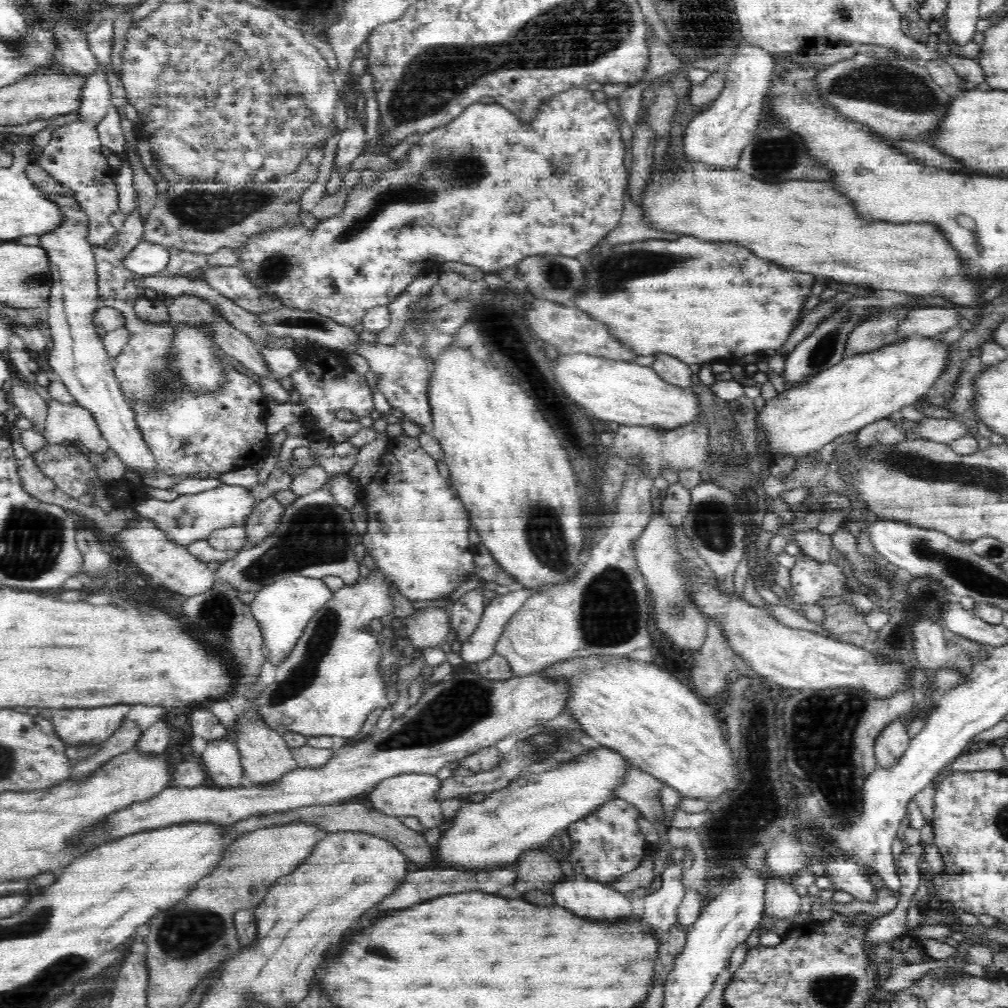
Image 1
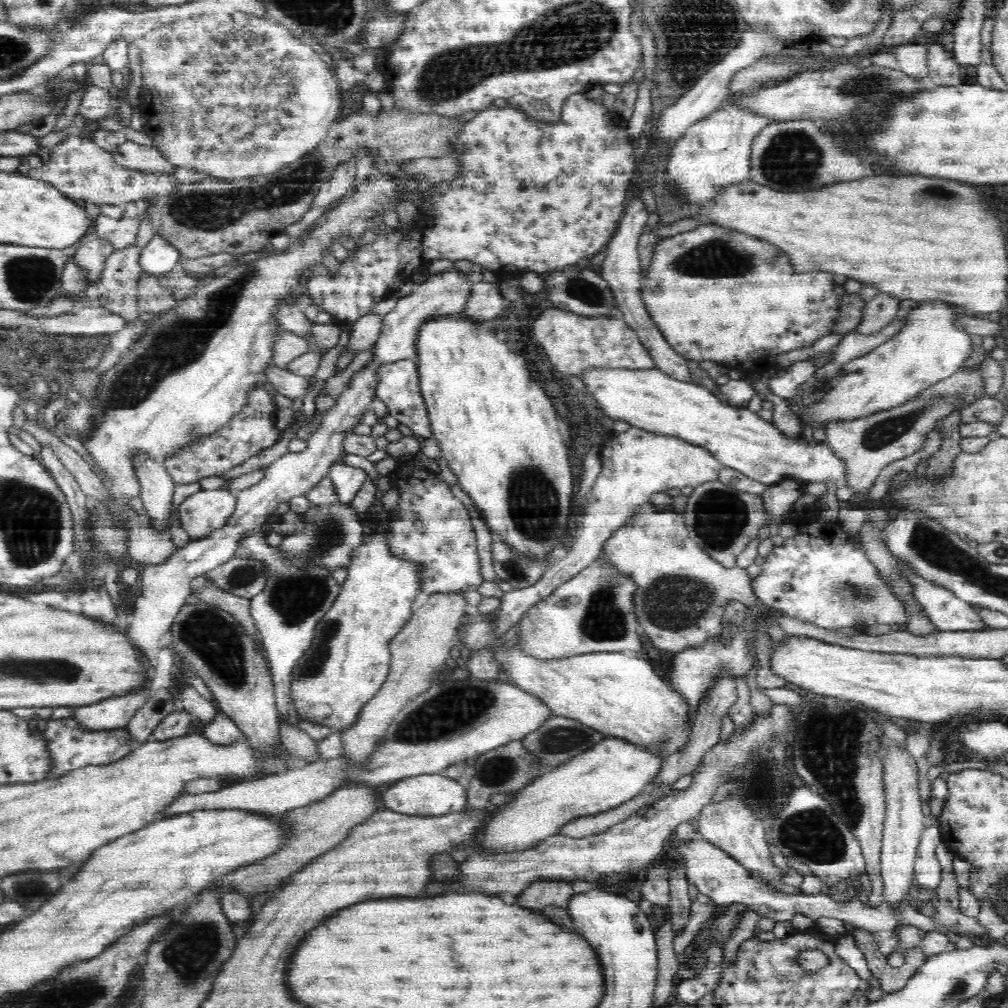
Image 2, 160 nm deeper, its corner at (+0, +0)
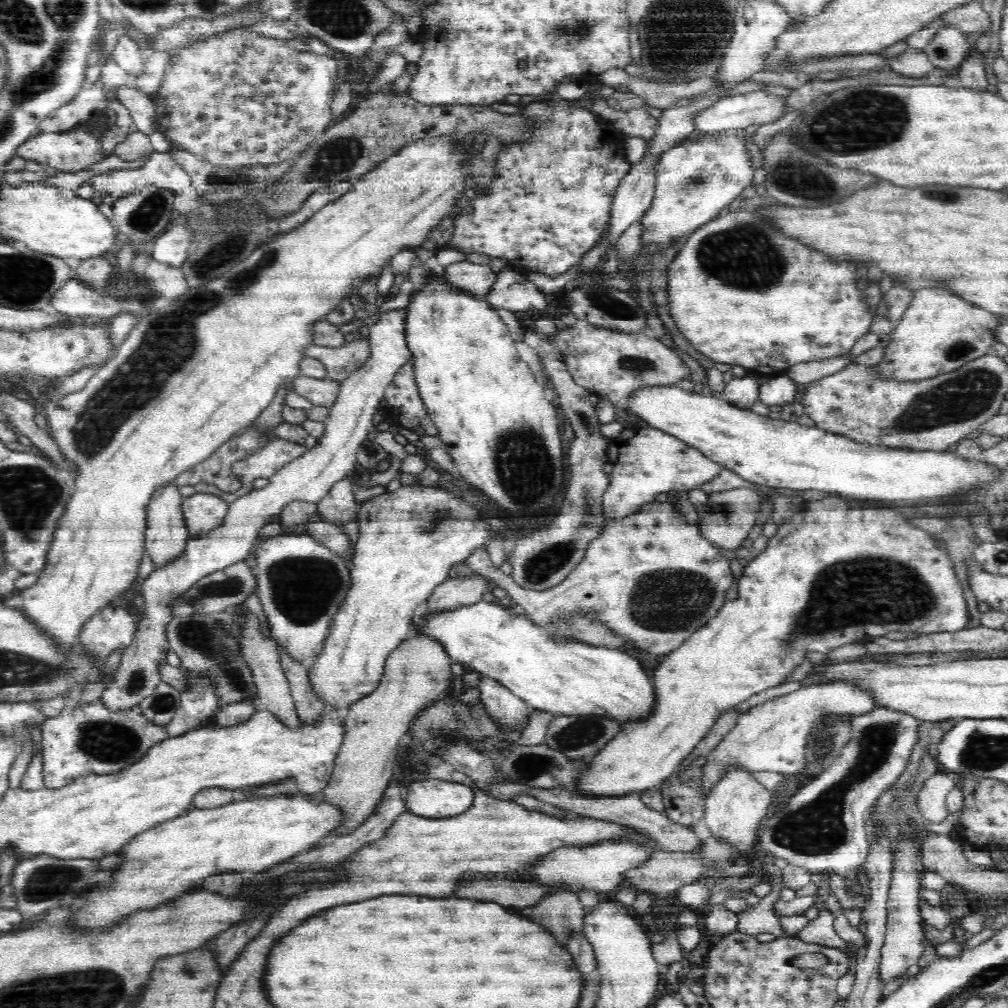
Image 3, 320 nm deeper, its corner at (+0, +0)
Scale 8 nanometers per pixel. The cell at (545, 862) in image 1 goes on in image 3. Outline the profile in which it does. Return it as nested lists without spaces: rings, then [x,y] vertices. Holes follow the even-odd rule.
[[[554,890],[550,894],[544,894],[532,908],[524,908],[522,916],[534,918],[534,922],[540,922],[550,934],[558,934],[556,938],[560,938],[562,944],[566,944],[572,932],[583,935],[586,909],[577,894],[566,890]]]

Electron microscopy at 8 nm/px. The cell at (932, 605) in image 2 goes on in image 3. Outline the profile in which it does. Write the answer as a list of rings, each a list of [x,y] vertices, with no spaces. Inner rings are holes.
[[[830,494],[821,500],[805,501],[800,511],[796,512],[791,519],[782,522],[778,526],[776,534],[768,539],[765,550],[755,553],[754,559],[744,567],[744,572],[737,583],[737,589],[738,598],[736,600],[727,600],[720,612],[706,626],[692,634],[676,650],[661,656],[659,666],[654,674],[656,705],[653,706],[653,712],[649,714],[646,721],[626,721],[621,725],[621,729],[613,740],[596,754],[596,758],[591,757],[588,768],[580,774],[578,790],[586,794],[584,797],[622,797],[628,796],[630,793],[656,788],[656,784],[660,785],[671,774],[674,774],[674,771],[680,766],[680,762],[687,759],[692,750],[704,740],[722,714],[740,702],[748,700],[753,694],[758,694],[772,686],[784,684],[788,675],[806,660],[808,652],[828,654],[835,648],[846,646],[846,644],[866,644],[874,639],[885,637],[889,632],[905,634],[909,631],[918,634],[956,632],[966,629],[966,626],[970,624],[969,608],[966,605],[964,590],[959,583],[953,560],[946,549],[942,549],[938,545],[938,541],[932,537],[932,534],[914,526],[911,518],[902,516],[896,510],[890,510],[890,508],[860,510],[860,506],[856,502],[842,500],[836,494]]]

